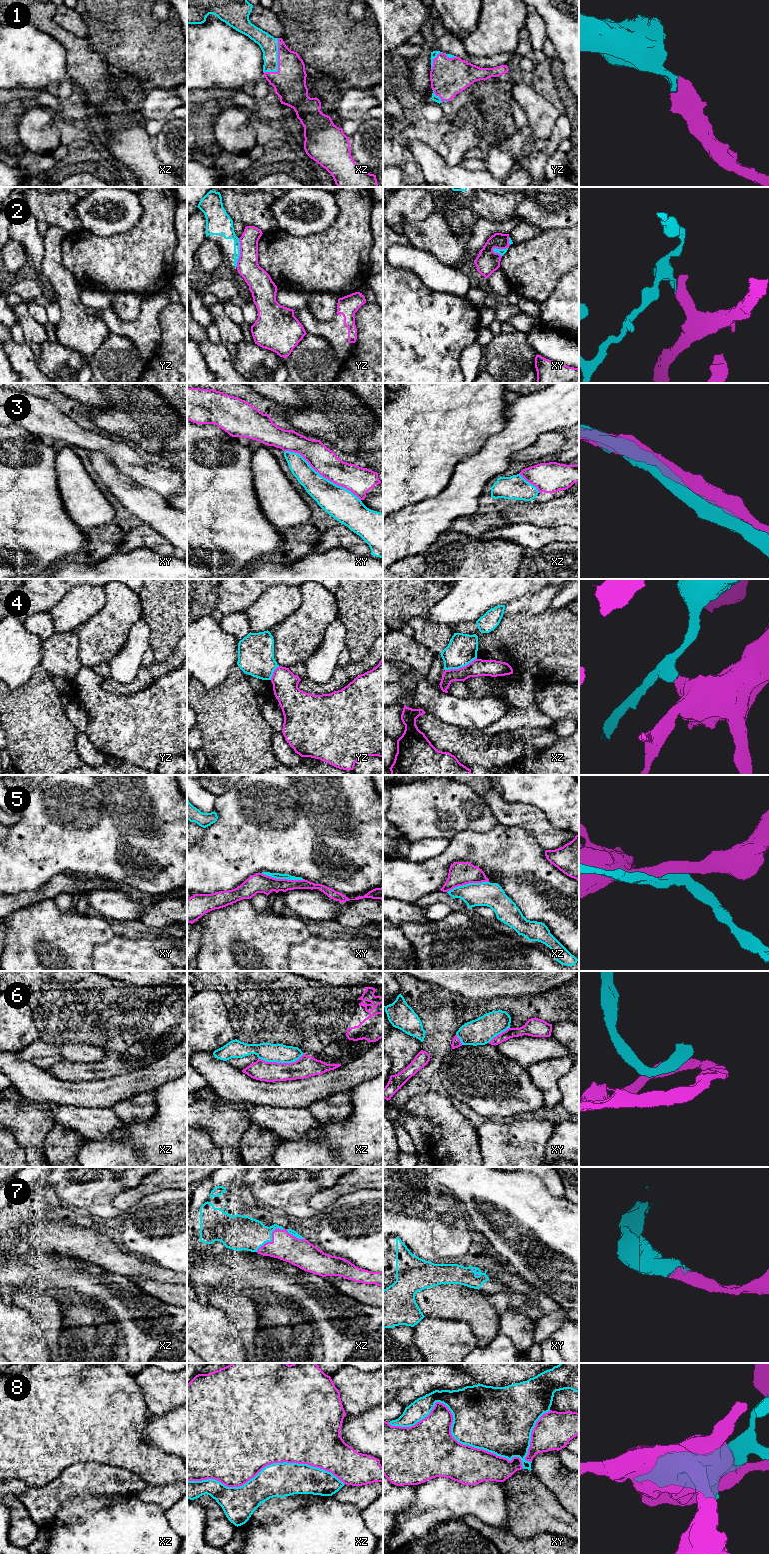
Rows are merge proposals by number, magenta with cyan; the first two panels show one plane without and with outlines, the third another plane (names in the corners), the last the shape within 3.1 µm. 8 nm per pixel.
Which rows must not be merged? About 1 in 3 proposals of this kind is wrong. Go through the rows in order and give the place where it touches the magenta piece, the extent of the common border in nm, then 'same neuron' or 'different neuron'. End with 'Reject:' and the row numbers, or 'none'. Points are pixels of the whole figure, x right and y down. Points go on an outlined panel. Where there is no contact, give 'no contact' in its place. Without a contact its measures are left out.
1: meets magenta in xz at (278, 61); contact 300 nm long; same neuron
2: meets magenta in yz at (240, 252); contact 240 nm long; different neuron
3: meets magenta in xy at (322, 475); contact 750 nm long; same neuron
4: meets magenta in xz at (461, 667); contact 280 nm long; different neuron
5: meets magenta in xy at (283, 879); contact 360 nm long; different neuron
6: meets magenta in xz at (280, 1063); contact 360 nm long; same neuron
7: meets magenta in xz at (272, 1238); contact 300 nm long; same neuron
8: meets magenta in xy at (450, 1428); contact 1150 nm long; different neuron
Reject: 2, 4, 5, 8

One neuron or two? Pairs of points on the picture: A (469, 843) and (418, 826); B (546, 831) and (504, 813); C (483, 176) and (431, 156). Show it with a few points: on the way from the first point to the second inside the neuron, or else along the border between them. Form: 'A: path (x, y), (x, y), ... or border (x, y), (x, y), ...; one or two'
A: border (476, 831), (459, 831), (450, 839); two
B: path (536, 822), (529, 817), (514, 814); one
C: path (470, 176), (450, 176), (443, 169); one

